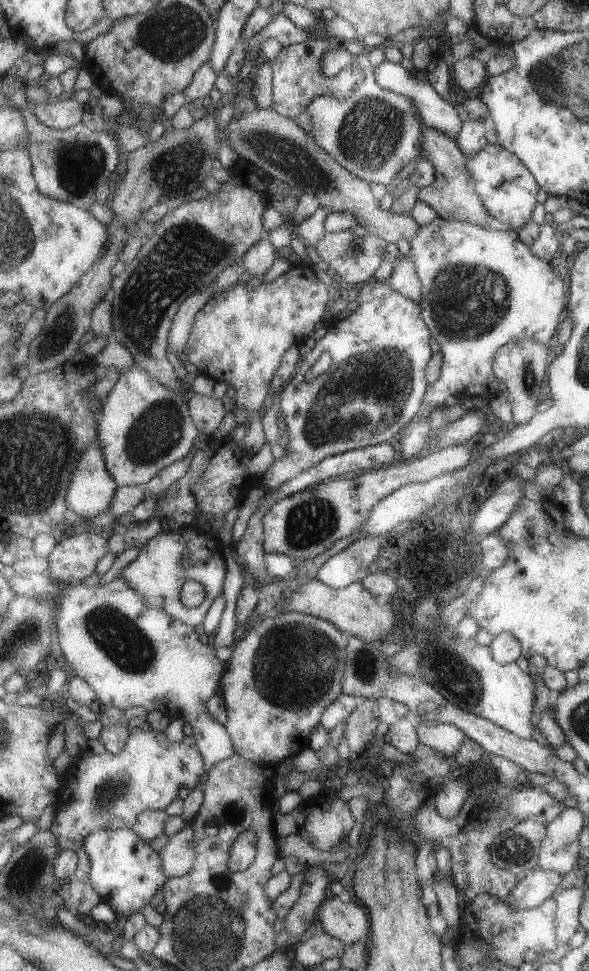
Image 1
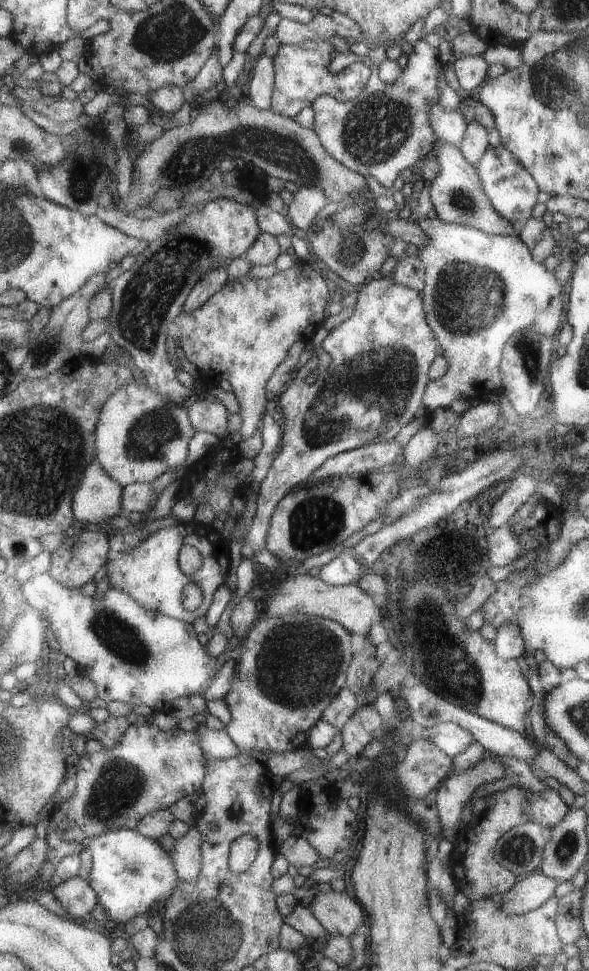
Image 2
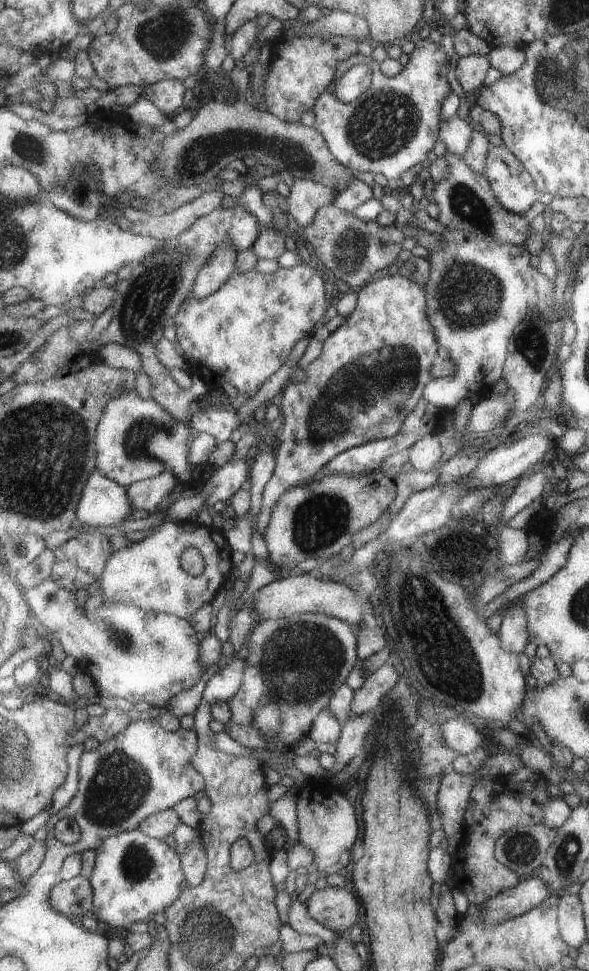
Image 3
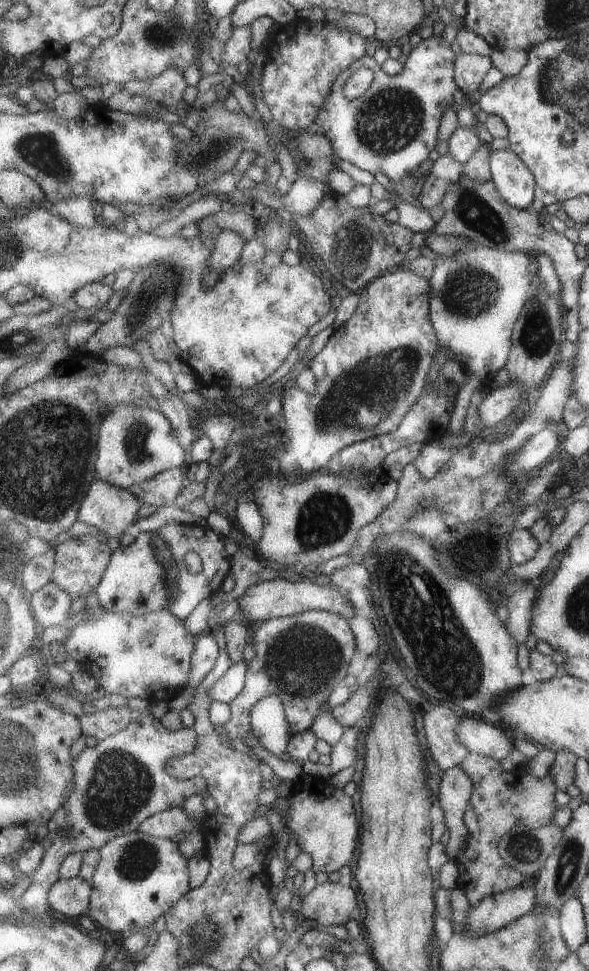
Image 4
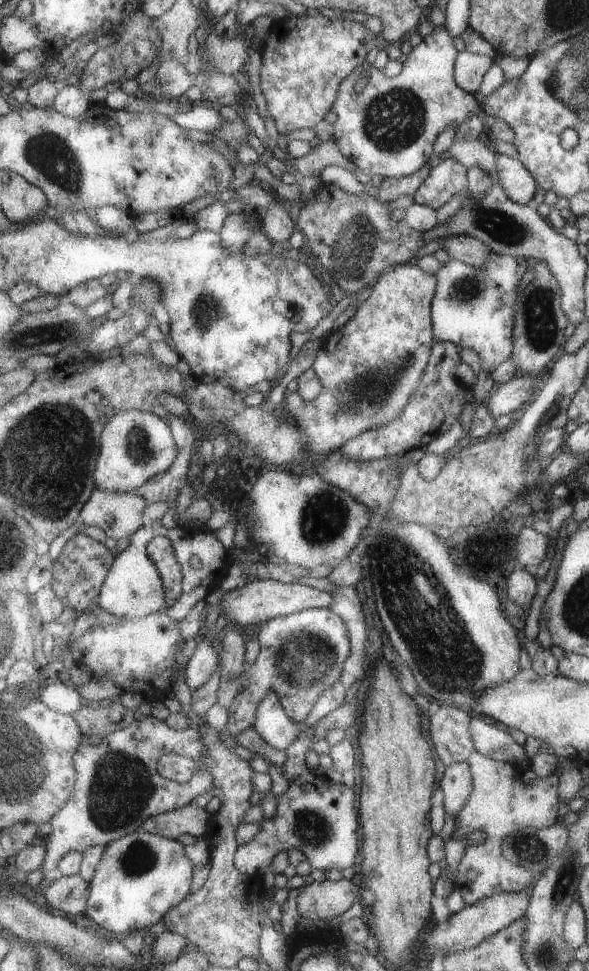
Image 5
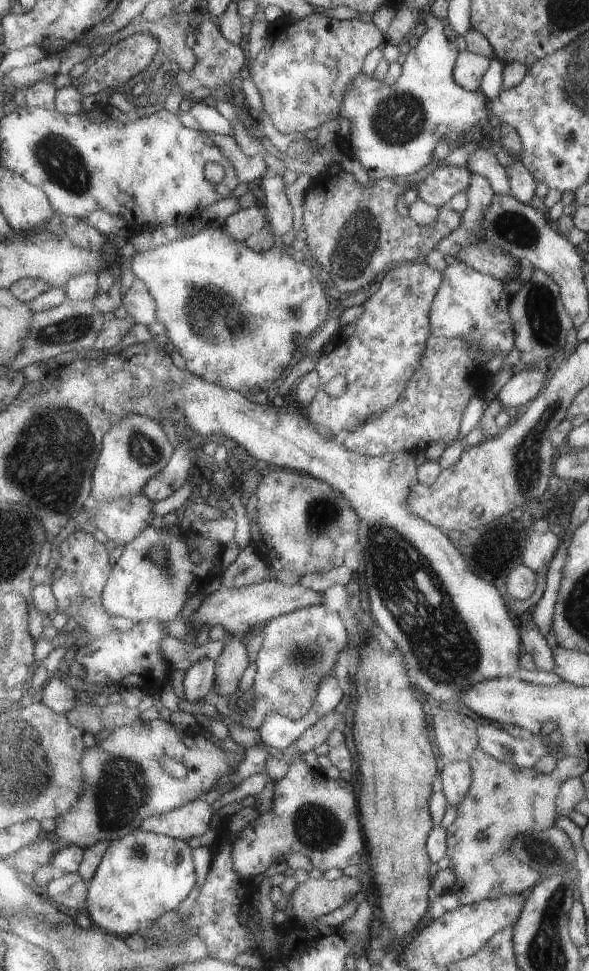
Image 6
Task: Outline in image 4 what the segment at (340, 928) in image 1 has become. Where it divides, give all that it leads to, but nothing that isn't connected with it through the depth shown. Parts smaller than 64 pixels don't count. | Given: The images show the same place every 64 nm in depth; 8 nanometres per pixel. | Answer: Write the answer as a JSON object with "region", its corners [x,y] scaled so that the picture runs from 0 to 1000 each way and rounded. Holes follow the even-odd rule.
{"region":[[[555,908],[535,912],[511,927],[511,945],[542,950],[545,956],[589,952],[606,943],[606,919],[586,908]]]}

